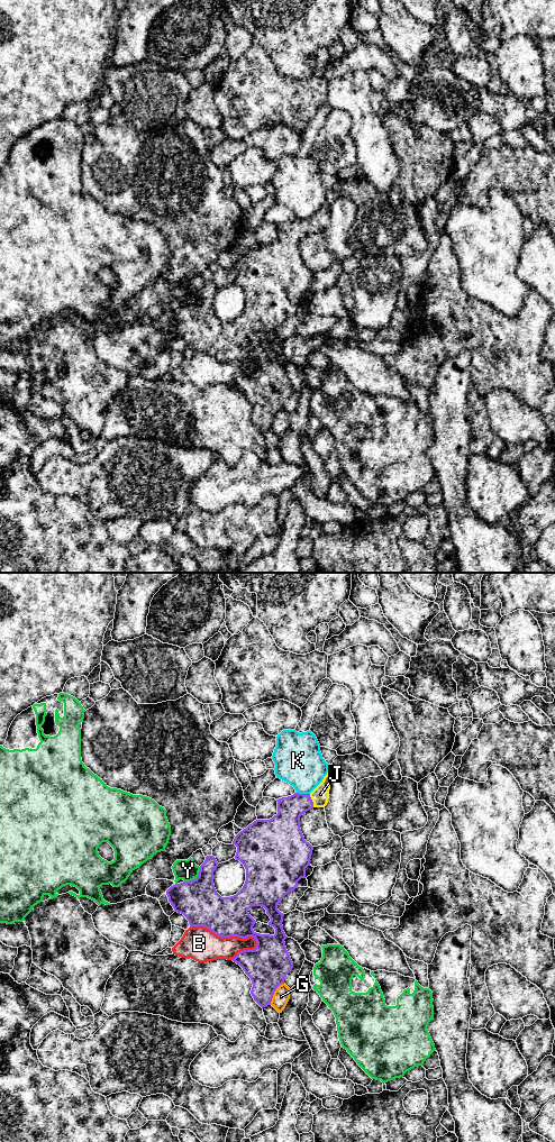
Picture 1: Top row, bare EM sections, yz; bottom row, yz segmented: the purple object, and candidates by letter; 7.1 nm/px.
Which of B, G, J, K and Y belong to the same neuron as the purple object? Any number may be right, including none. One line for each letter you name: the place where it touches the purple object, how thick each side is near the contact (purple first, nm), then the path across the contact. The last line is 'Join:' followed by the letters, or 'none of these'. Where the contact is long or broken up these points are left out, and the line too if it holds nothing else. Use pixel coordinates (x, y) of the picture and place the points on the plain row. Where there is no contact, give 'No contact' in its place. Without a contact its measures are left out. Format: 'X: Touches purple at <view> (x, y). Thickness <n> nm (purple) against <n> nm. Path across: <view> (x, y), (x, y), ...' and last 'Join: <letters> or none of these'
J: Touches purple at yz (311, 226). Thickness 200 nm (purple) against 120 nm. Path across: yz (285, 249), (306, 227), (311, 226), (320, 219)
Join: J

